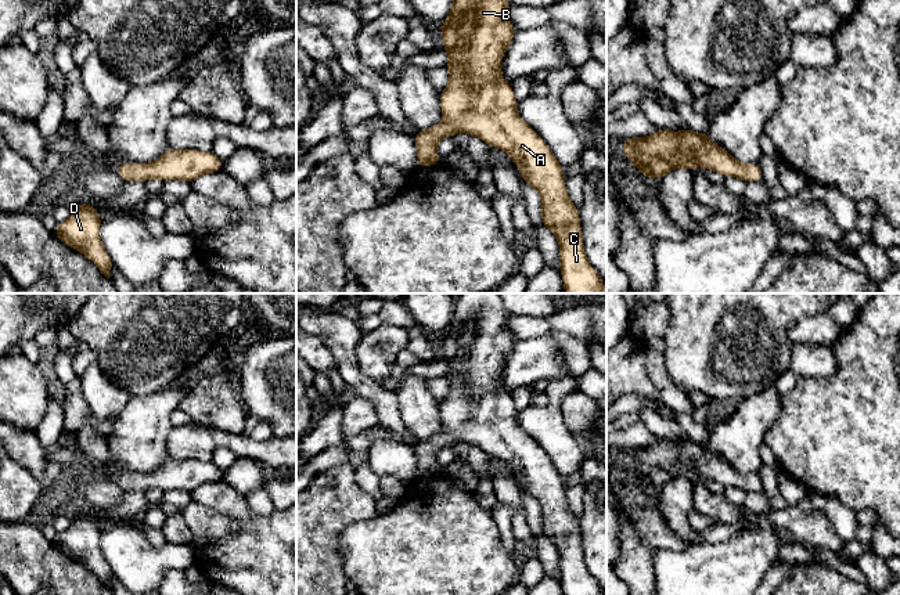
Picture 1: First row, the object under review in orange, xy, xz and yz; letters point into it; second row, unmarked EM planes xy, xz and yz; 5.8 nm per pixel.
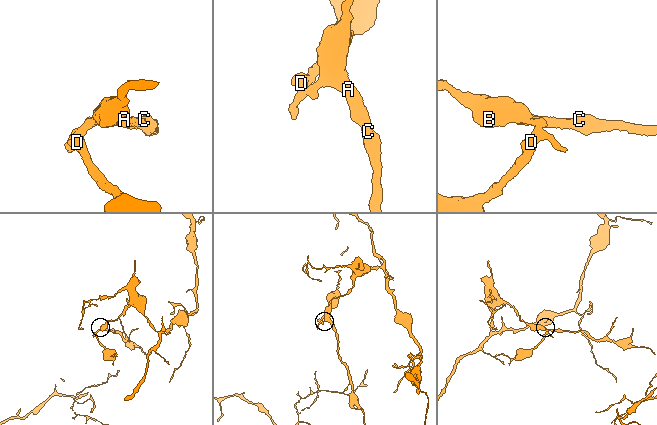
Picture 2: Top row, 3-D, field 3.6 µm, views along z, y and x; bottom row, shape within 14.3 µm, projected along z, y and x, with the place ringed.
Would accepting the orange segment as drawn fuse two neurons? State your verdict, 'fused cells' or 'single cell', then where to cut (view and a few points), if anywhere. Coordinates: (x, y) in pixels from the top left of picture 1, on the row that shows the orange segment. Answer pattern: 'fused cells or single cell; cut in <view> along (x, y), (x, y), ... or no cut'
single cell; no cut

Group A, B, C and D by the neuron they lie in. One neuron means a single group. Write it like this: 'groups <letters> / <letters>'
groups A B C D

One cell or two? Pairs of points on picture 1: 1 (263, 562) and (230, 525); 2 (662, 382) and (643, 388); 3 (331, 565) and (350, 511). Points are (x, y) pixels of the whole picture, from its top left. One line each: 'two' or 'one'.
1: two
2: two
3: one

